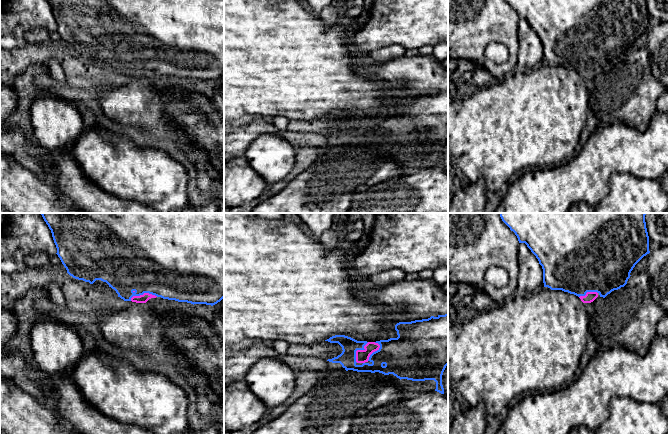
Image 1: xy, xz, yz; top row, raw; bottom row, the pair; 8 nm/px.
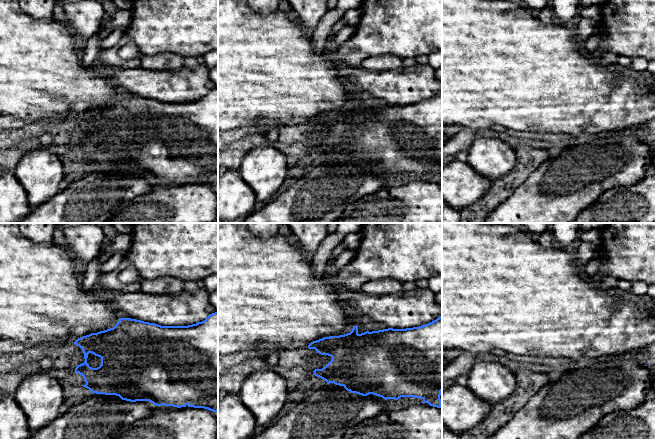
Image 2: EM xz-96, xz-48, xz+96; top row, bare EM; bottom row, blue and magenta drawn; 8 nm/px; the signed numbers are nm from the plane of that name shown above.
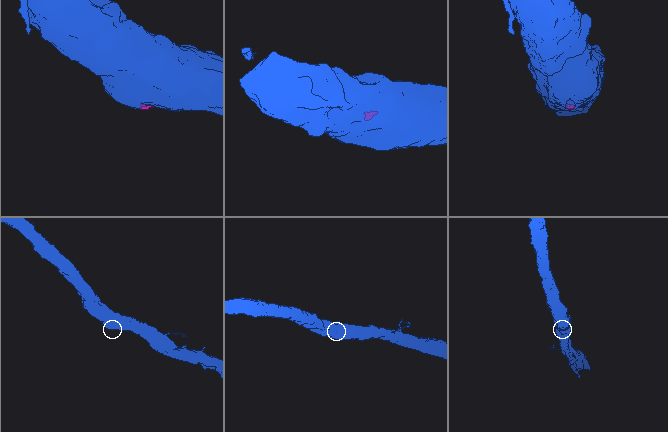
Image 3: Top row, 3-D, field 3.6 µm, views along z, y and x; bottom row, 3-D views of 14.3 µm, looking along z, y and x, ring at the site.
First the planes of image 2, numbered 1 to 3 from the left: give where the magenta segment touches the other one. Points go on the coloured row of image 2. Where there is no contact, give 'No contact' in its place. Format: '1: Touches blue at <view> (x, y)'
1: No contact
2: No contact
3: No contact

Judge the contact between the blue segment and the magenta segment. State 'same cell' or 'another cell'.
another cell

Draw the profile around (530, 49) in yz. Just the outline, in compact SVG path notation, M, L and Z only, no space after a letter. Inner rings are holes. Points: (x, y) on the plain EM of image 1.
M519 19L517 34L518 55L516 57L516 70L529 72L544 63L543 45L536 32L525 19Z

